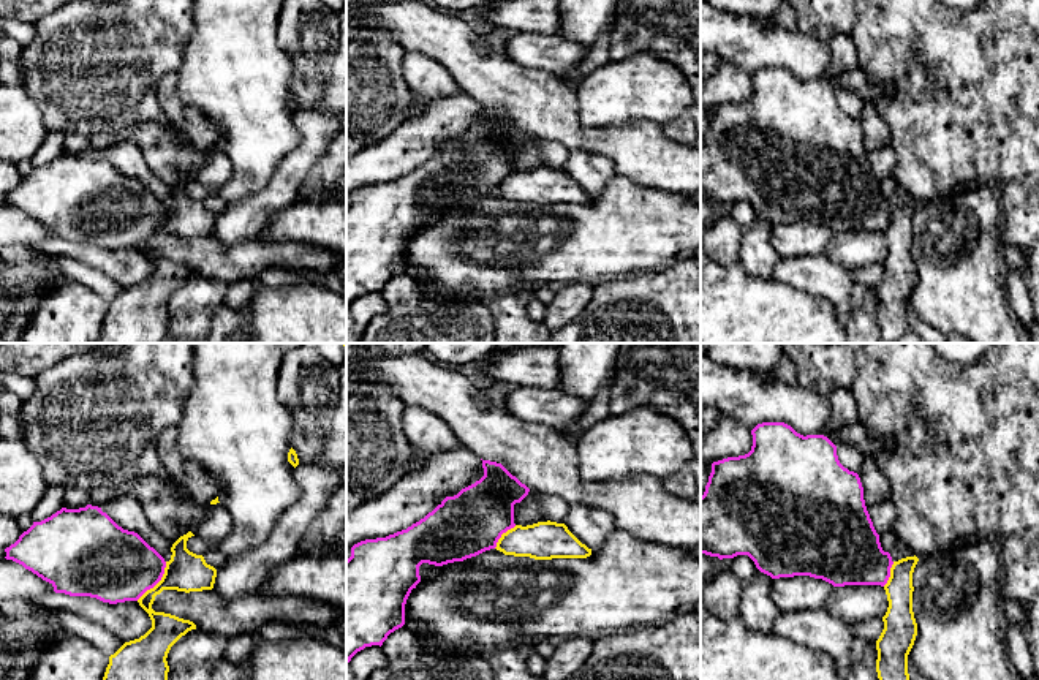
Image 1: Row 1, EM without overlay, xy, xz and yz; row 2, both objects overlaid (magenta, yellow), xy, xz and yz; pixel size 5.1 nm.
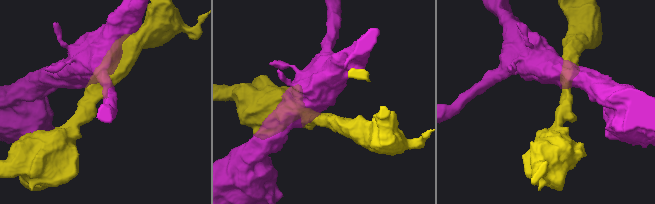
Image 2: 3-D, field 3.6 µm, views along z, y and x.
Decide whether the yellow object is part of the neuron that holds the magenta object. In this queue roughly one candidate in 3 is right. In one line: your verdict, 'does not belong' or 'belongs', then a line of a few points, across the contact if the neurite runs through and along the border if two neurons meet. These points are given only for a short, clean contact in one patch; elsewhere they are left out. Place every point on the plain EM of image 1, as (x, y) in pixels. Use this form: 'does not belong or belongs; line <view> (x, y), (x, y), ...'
does not belong

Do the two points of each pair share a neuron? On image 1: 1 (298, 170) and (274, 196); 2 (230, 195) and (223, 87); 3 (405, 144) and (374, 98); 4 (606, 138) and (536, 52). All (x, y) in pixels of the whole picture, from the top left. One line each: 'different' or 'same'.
1: same
2: same
3: different
4: different

